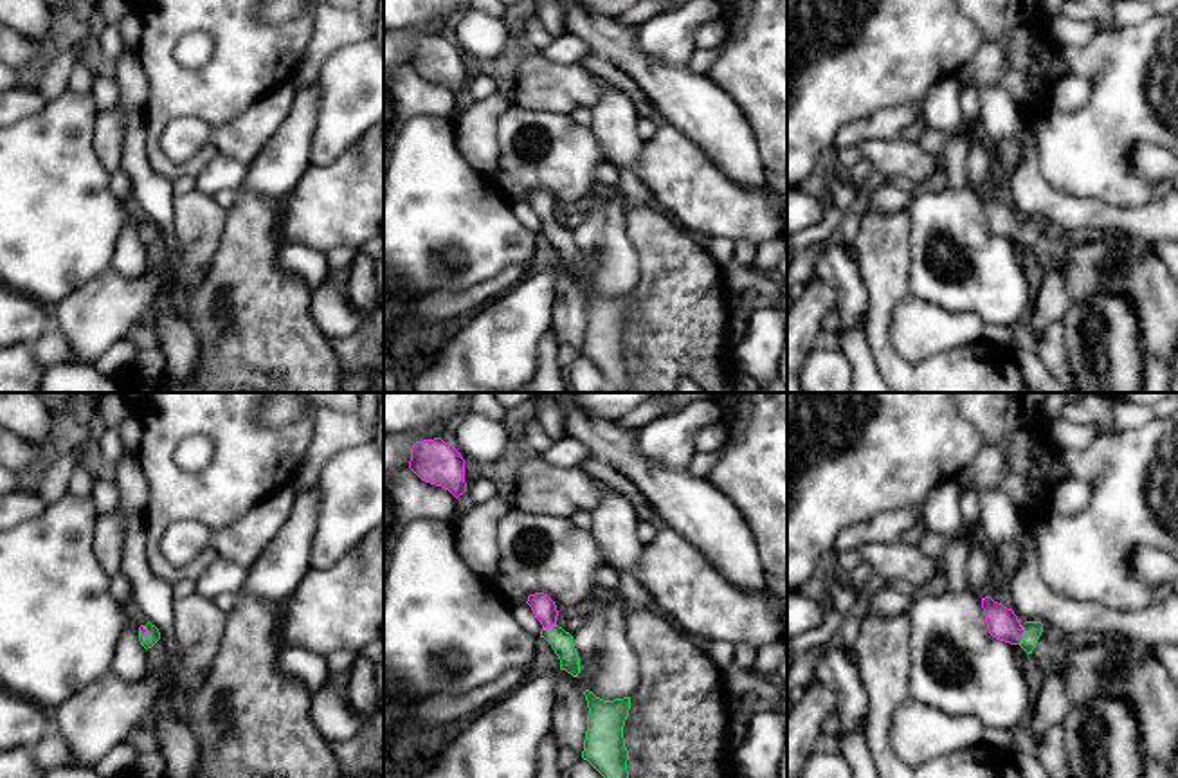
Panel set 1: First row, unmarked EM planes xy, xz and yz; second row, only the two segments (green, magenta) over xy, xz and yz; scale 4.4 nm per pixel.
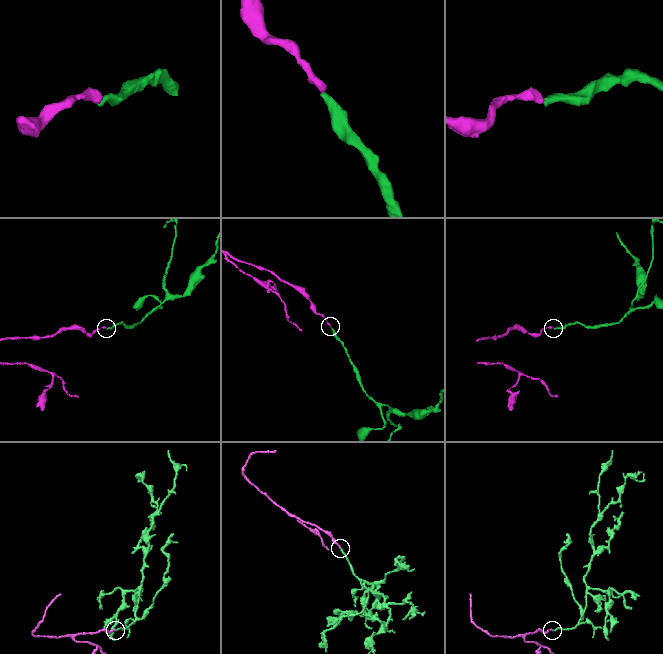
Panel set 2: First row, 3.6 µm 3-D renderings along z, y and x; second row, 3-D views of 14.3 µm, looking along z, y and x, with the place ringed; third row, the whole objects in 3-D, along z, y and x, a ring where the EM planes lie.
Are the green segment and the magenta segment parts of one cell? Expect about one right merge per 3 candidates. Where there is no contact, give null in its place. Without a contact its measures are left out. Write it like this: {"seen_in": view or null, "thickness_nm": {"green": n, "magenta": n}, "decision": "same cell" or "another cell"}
{"seen_in": "yz", "thickness_nm": {"green": 80, "magenta": 140}, "decision": "same cell"}

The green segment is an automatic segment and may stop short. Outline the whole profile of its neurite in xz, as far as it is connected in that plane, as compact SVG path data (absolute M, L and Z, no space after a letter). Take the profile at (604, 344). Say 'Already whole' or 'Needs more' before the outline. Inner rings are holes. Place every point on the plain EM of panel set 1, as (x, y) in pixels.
Already whole. M584 288L589 312L582 355L587 357L616 391L634 391L627 357L623 322L630 306L630 294L603 297Z

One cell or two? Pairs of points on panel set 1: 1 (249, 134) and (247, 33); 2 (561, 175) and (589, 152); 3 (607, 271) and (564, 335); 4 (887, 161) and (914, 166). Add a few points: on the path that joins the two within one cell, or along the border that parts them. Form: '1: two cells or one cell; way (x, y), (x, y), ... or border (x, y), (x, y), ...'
1: two cells; border (283, 83), (262, 94), (233, 119), (209, 125)
2: one cell; way (568, 168), (582, 153)
3: one cell; way (588, 276), (570, 294), (570, 316)
4: one cell; way (894, 161), (906, 161)

